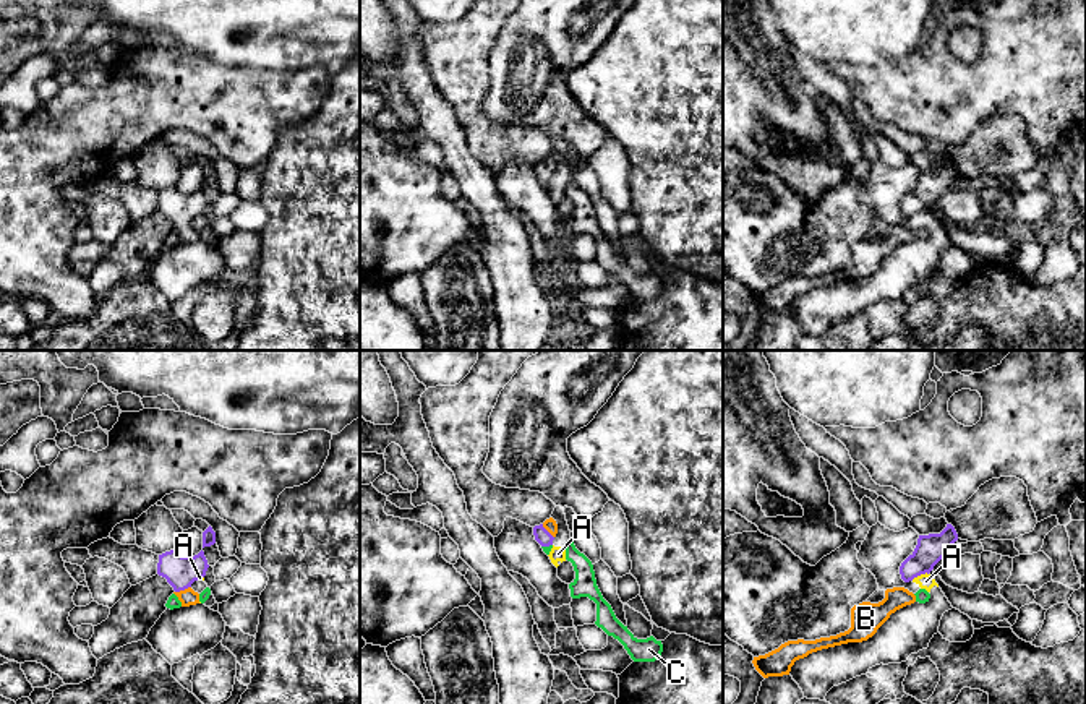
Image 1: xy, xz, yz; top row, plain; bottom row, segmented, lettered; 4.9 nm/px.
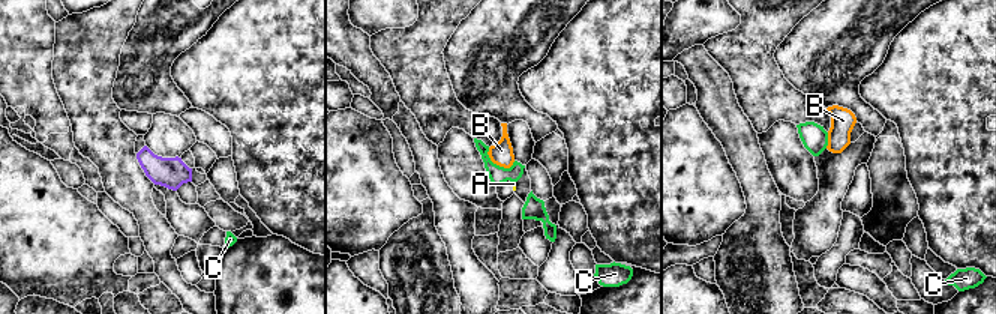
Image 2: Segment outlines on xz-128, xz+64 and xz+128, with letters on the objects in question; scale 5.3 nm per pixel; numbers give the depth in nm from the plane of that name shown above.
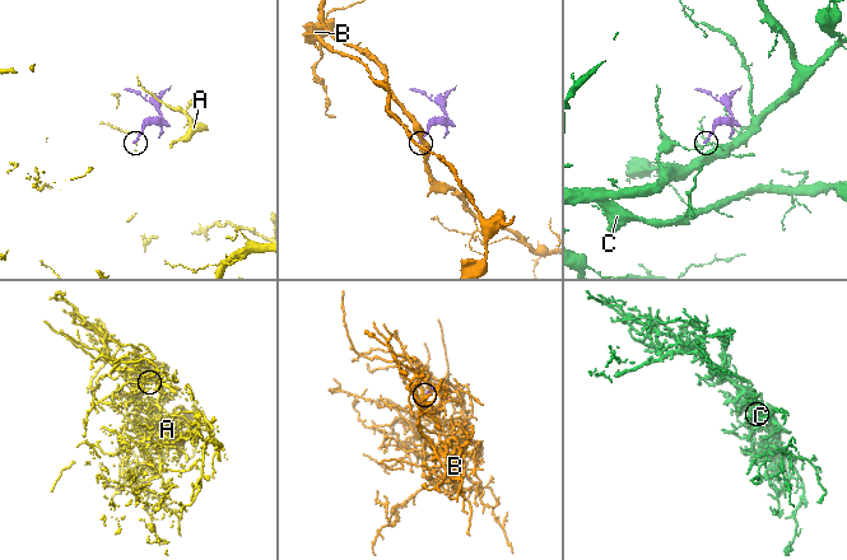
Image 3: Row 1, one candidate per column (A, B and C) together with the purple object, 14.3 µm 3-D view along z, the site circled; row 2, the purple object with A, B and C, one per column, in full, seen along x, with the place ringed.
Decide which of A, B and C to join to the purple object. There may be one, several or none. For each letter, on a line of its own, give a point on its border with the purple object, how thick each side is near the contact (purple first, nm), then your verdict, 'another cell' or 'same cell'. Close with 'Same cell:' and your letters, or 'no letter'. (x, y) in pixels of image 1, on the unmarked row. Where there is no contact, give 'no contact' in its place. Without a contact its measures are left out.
A: yz (919, 211) | 150/80 nm | another cell
B: xy (182, 226) | 160/80 nm | same cell
C: xz (547, 182) | 80/40 nm | another cell
Same cell: B

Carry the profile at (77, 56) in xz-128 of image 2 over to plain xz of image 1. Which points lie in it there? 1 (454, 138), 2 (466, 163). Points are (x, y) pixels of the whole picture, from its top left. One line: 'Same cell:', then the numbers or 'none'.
Same cell: none

